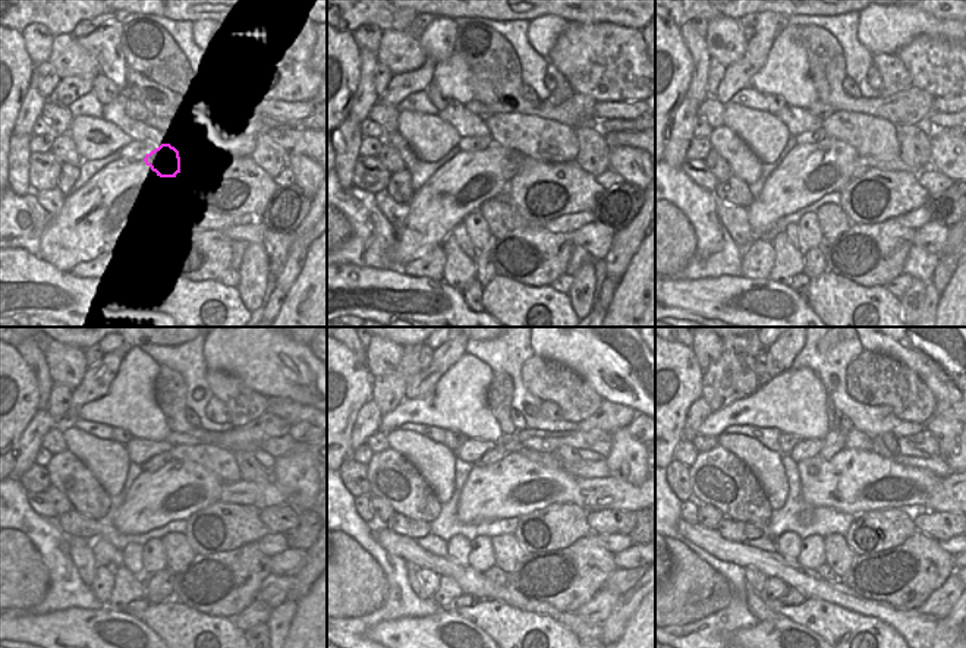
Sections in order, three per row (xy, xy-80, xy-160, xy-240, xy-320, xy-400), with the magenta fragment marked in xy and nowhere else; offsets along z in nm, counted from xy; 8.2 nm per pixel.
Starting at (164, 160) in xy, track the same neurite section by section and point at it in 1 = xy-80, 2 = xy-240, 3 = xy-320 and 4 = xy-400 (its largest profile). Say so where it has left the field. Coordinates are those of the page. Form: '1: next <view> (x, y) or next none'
1: next xy-80 (512, 163)
2: next xy-240 (261, 494)
3: next xy-320 (610, 493)
4: next xy-400 (953, 493)

